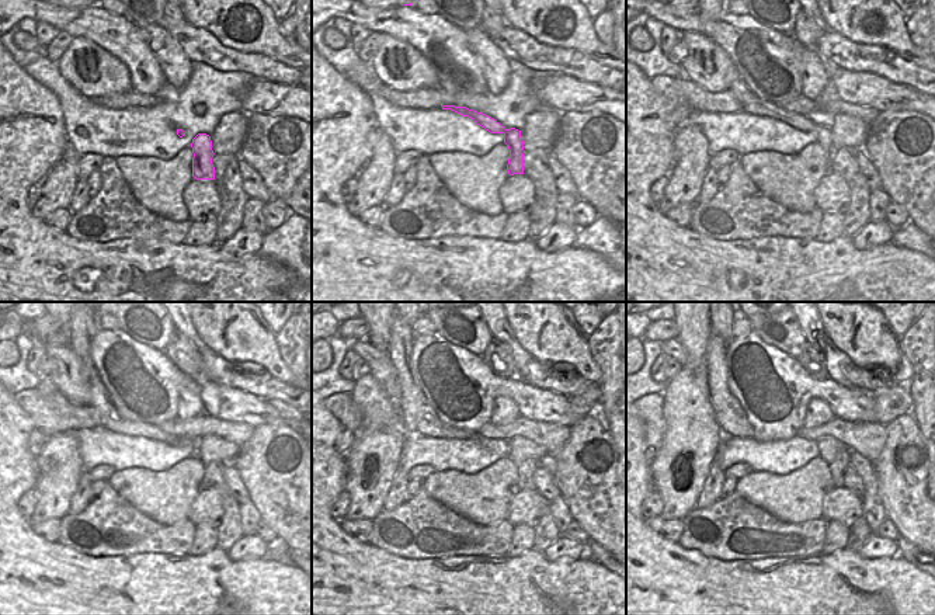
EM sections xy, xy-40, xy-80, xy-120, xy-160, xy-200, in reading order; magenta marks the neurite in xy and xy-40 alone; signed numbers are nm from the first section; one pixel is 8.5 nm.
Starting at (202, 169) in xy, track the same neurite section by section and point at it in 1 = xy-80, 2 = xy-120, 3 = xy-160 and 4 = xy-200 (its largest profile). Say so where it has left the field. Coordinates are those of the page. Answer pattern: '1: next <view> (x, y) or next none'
1: next xy-80 (750, 103)
2: next xy-120 (82, 330)
3: next xy-160 (417, 414)
4: next xy-200 (730, 417)

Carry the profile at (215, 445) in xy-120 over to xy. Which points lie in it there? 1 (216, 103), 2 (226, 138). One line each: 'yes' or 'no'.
1: no
2: yes

